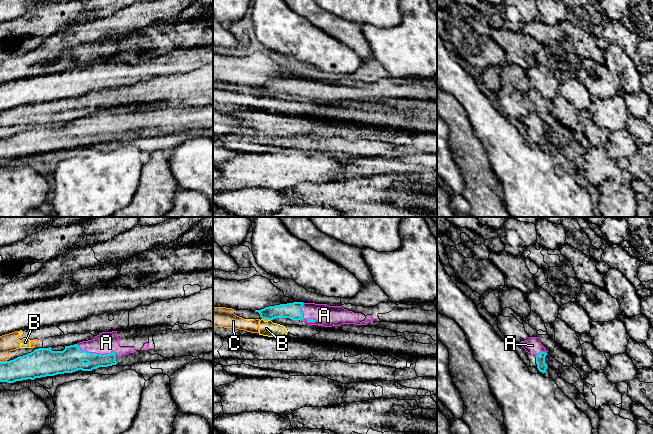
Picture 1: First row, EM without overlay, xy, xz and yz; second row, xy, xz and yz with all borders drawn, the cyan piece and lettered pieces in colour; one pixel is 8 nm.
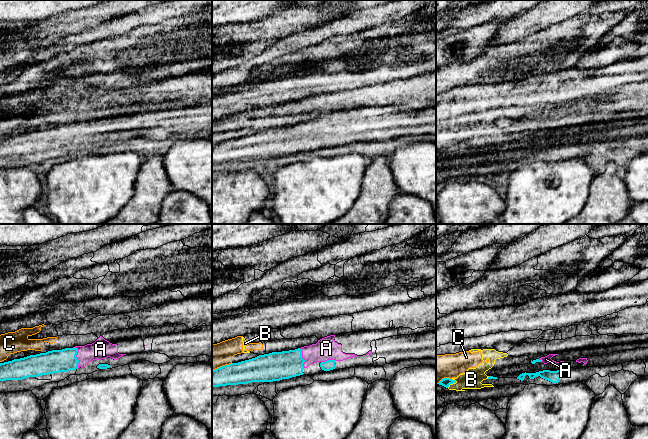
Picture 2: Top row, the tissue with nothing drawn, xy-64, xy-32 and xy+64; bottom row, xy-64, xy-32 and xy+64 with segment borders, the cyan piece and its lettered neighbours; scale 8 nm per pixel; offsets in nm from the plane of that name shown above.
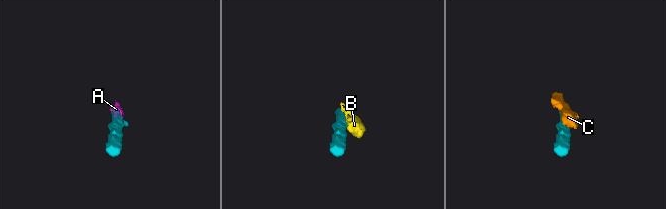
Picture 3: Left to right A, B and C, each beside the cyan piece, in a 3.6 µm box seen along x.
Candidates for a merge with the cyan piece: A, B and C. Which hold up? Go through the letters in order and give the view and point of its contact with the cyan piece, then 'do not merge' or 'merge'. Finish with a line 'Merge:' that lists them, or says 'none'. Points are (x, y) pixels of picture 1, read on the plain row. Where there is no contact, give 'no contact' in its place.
A: meets cyan in xy at (97, 130); merge
B: meets cyan in xz at (269, 95); do not merge
C: meets cyan in xy at (3, 138); do not merge
Merge: A

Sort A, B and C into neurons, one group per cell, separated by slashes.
A / B C

